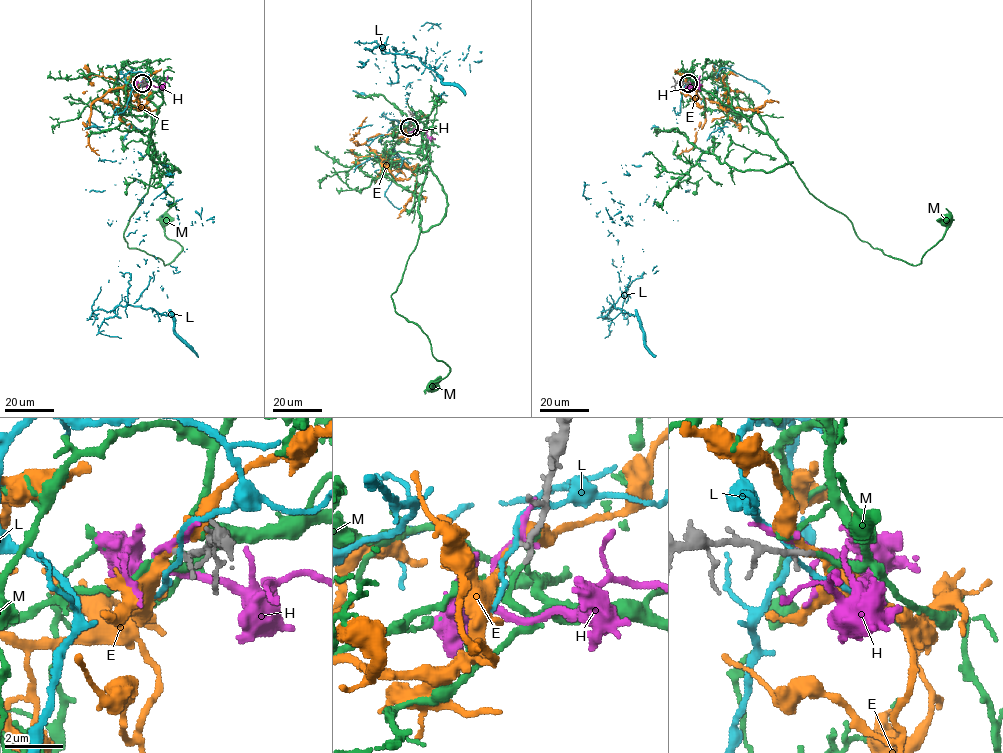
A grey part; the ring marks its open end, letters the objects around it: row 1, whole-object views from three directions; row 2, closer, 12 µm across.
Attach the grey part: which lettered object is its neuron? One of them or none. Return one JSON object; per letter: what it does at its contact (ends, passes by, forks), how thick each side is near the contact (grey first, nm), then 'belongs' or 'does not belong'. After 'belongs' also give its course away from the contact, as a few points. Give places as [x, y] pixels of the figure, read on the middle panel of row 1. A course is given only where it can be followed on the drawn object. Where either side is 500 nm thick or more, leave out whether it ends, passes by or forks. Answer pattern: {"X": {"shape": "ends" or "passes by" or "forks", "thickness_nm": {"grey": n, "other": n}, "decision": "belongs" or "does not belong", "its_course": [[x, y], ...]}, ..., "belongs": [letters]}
{"E": {"shape": "passes by", "thickness_nm": {"grey": 220, "other": 280}, "decision": "does not belong"}, "H": {"shape": "passes by", "thickness_nm": {"grey": 130, "other": 200}, "decision": "does not belong"}, "L": {"shape": "passes by", "thickness_nm": {"grey": 240, "other": 150}, "decision": "does not belong"}, "M": {"shape": "ends", "thickness_nm": {"grey": 220, "other": 160}, "decision": "belongs", "its_course": [[409, 127], [424, 135], [430, 162], [417, 244], [391, 295], [449, 367], [433, 389]]}, "belongs": ["M"]}

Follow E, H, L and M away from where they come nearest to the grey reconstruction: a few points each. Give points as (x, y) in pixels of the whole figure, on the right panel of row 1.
E: (687, 83), (700, 98), (716, 101), (725, 110), (778, 103)
H: (687, 83), (692, 85), (690, 87), (698, 86), (700, 76)
L: (686, 83), (715, 126), (697, 162), (631, 215), (584, 192), (619, 241), (612, 321), (614, 260)
M: (688, 83), (712, 92), (766, 132), (808, 191), (842, 213), (873, 248), (919, 264), (944, 235), (949, 218)

